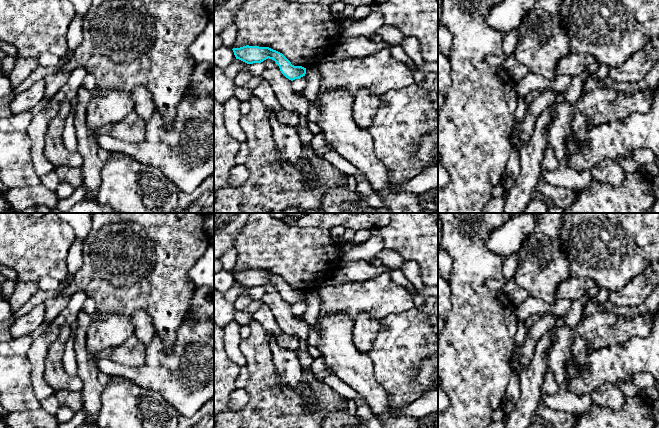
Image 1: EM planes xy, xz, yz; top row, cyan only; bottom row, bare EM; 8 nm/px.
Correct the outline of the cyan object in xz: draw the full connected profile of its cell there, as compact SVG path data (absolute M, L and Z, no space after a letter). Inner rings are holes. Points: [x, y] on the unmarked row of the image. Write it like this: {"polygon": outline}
{"polygon": "M246 269L240 272L233 272L232 274L236 283L247 288L261 287L268 282L274 284L279 290L281 297L291 305L299 303L306 298L306 292L292 289L282 277L269 271Z"}

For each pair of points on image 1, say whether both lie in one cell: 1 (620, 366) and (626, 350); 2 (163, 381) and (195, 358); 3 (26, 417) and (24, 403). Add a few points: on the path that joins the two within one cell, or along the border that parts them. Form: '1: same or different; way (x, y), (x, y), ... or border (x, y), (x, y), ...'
1: same; way (621, 362), (626, 357), (626, 354)
2: same; way (171, 375), (178, 375), (187, 366)
3: different; border (40, 407), (34, 410), (13, 411), (10, 413)

